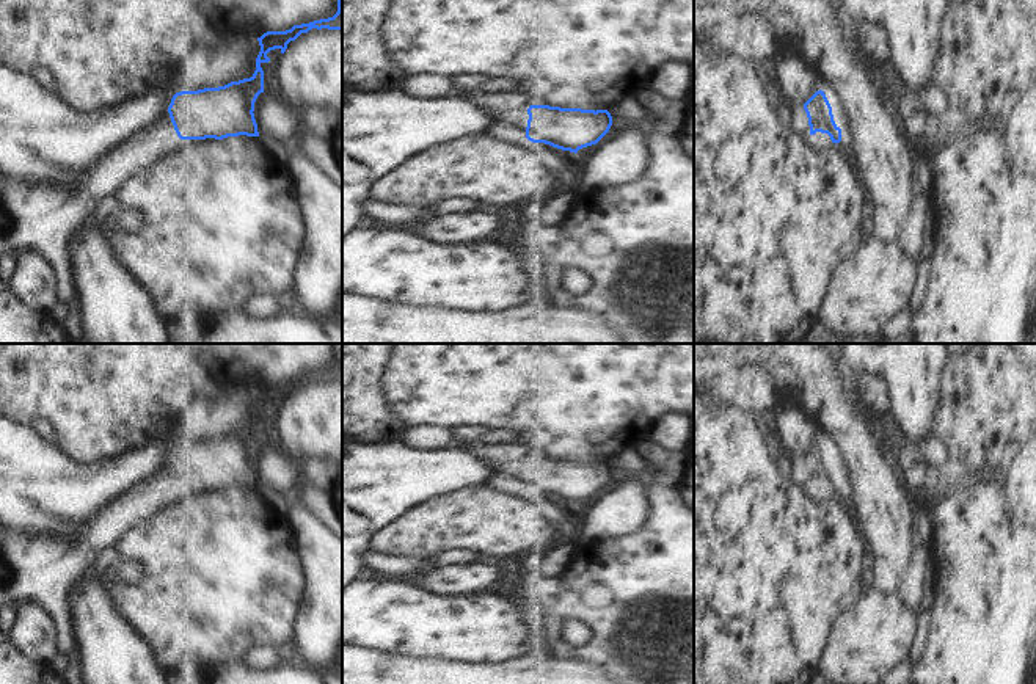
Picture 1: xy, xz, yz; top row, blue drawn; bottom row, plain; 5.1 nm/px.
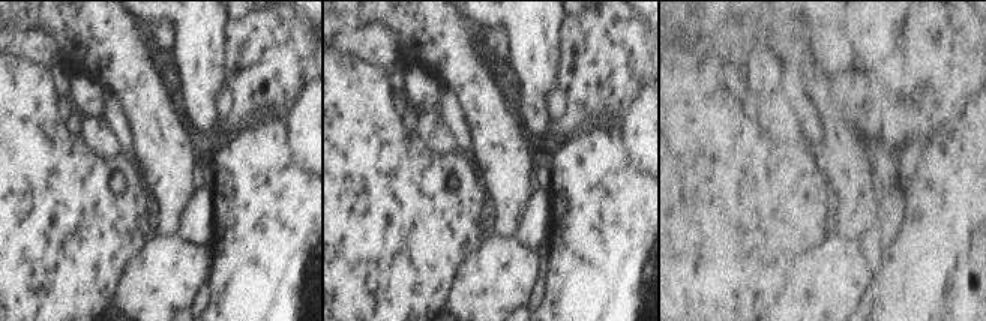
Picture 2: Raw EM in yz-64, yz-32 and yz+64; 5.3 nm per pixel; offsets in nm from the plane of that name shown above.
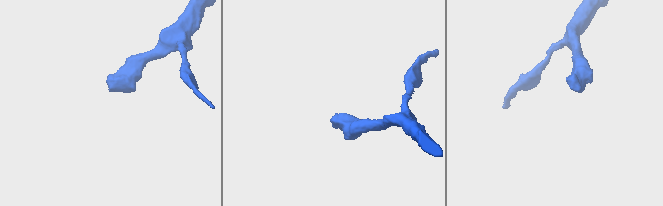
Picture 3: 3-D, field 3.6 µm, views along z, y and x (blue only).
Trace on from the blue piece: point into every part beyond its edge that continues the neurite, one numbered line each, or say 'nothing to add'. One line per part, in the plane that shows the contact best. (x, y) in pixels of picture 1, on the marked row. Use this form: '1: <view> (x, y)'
1: yz (799, 118)

